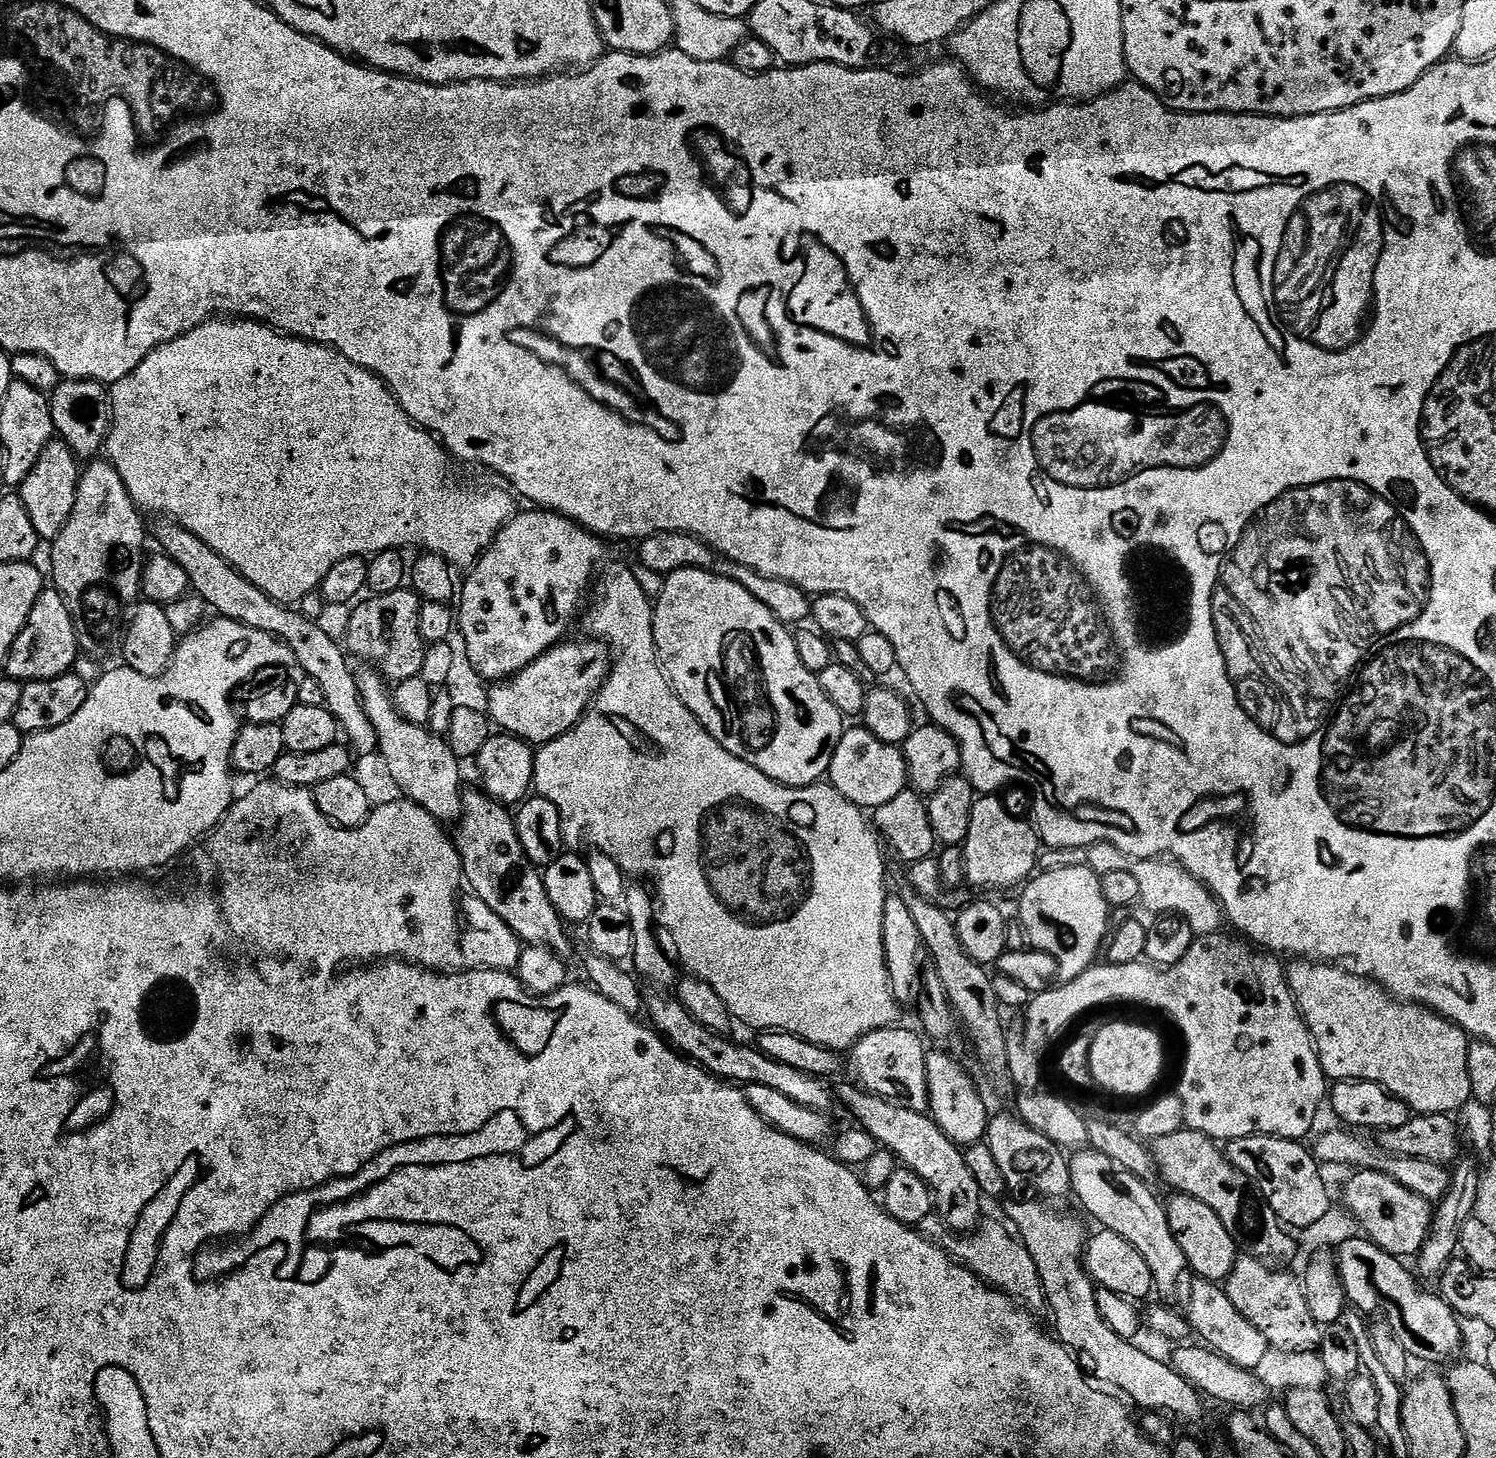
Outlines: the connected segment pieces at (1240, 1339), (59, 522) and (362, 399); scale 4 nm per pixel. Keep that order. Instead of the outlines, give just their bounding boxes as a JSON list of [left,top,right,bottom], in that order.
[[1186,1279,1269,1370],[18,438,81,541],[106,318,518,605]]

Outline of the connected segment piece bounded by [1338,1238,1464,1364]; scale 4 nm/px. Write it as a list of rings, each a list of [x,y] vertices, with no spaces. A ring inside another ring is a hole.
[[[1359,1239],[1346,1241],[1338,1251],[1340,1281],[1347,1303],[1365,1317],[1379,1317],[1388,1324],[1393,1338],[1405,1347],[1409,1357],[1425,1360],[1428,1364],[1444,1364],[1452,1359],[1455,1361],[1455,1356],[1464,1344],[1464,1332],[1460,1329],[1461,1317],[1457,1316],[1443,1296],[1419,1288],[1416,1285],[1417,1277],[1411,1272],[1412,1277],[1404,1269],[1403,1259],[1390,1255],[1373,1244],[1371,1239]]]

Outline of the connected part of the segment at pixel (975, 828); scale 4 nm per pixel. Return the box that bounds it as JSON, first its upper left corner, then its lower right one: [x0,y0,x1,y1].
[962,794,1042,889]

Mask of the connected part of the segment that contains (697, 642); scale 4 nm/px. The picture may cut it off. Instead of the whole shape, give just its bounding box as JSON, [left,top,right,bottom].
[652,568,846,788]

